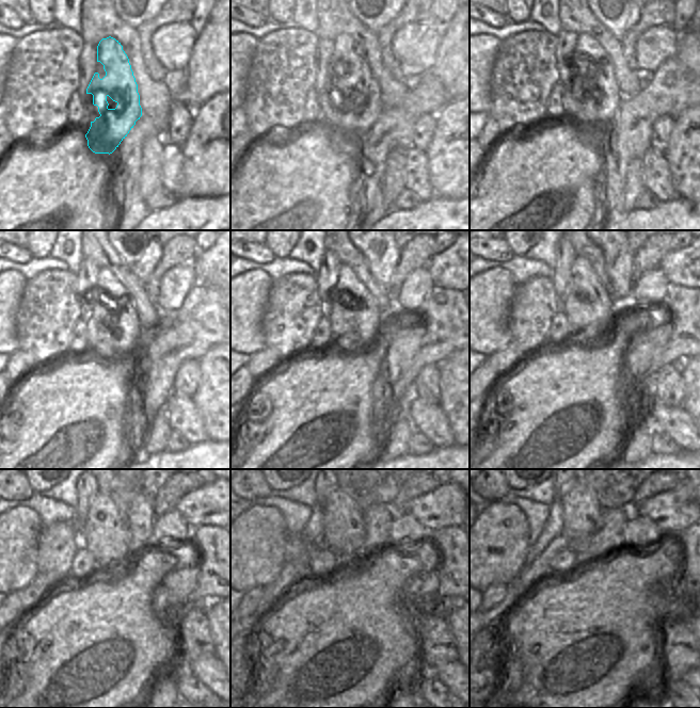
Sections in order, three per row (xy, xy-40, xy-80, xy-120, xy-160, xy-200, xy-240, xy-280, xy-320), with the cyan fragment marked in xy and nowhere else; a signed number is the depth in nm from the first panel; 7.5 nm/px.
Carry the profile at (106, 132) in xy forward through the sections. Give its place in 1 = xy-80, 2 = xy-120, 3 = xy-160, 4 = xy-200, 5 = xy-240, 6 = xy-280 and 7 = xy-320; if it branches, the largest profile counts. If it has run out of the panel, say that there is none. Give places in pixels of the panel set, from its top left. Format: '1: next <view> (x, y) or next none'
1: next xy-80 (600, 85)
2: next xy-120 (118, 317)
3: next xy-160 (358, 317)
4: next xy-200 (591, 309)
5: next xy-240 (105, 533)
6: next xy-280 (344, 531)
7: next xy-320 (582, 513)

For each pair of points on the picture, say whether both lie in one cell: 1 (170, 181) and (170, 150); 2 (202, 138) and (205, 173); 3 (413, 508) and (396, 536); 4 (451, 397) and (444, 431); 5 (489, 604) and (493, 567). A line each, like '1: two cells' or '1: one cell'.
1: one cell
2: one cell
3: two cells
4: two cells
5: two cells

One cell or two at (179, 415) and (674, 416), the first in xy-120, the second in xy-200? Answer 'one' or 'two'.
one

